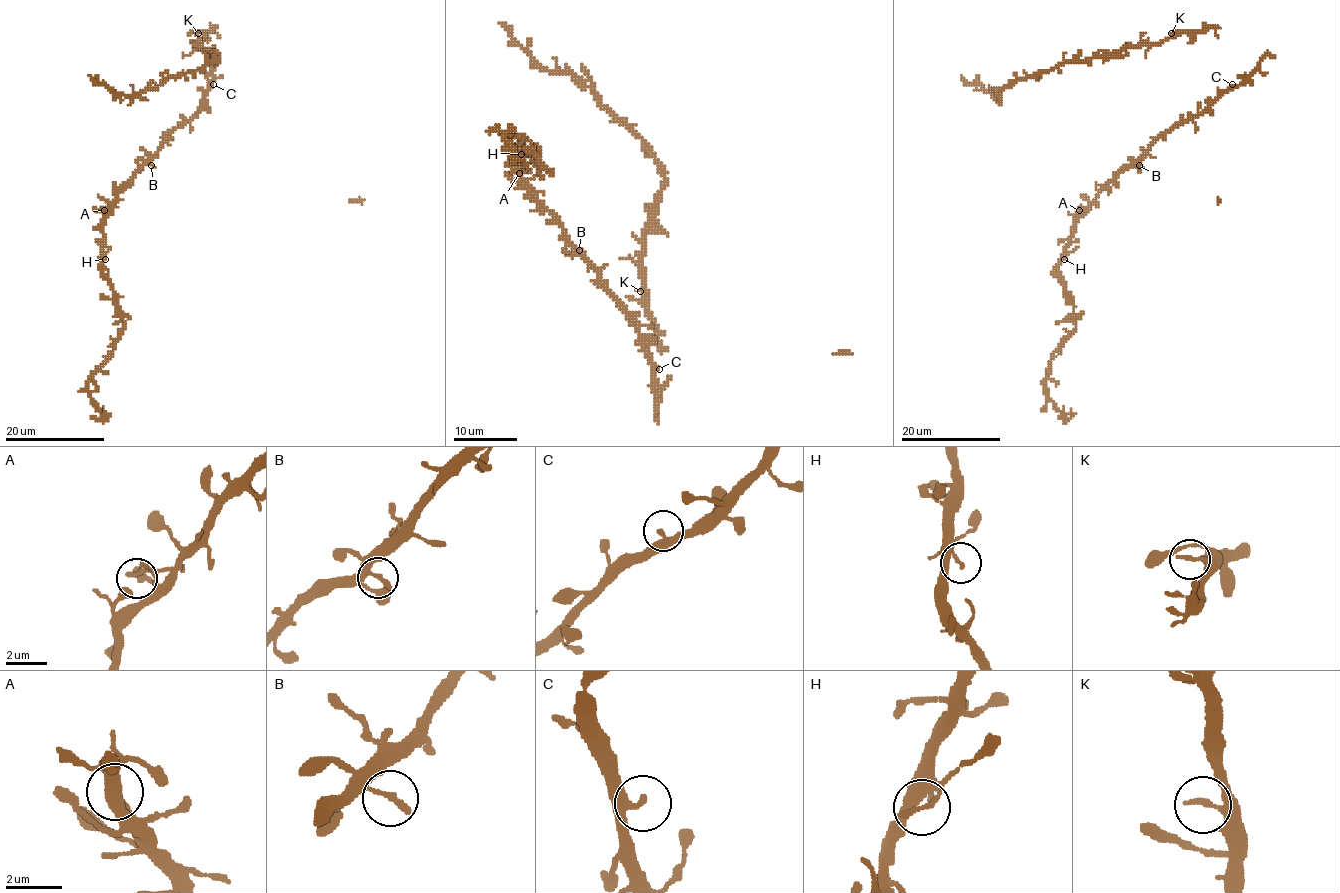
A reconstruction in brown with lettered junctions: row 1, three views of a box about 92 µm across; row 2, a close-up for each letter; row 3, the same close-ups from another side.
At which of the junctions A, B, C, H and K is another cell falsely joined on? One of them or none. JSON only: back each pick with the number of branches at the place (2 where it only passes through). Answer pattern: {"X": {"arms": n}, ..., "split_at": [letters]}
{"split_at": []}

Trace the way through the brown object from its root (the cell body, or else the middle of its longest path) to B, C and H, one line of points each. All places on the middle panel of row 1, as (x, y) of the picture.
B: (641, 340), (632, 315), (603, 285), (602, 275), (574, 248), (579, 250)
C: (641, 340), (649, 361), (659, 369)
H: (641, 340), (632, 315), (603, 285), (602, 275), (568, 240), (520, 176), (520, 154)

